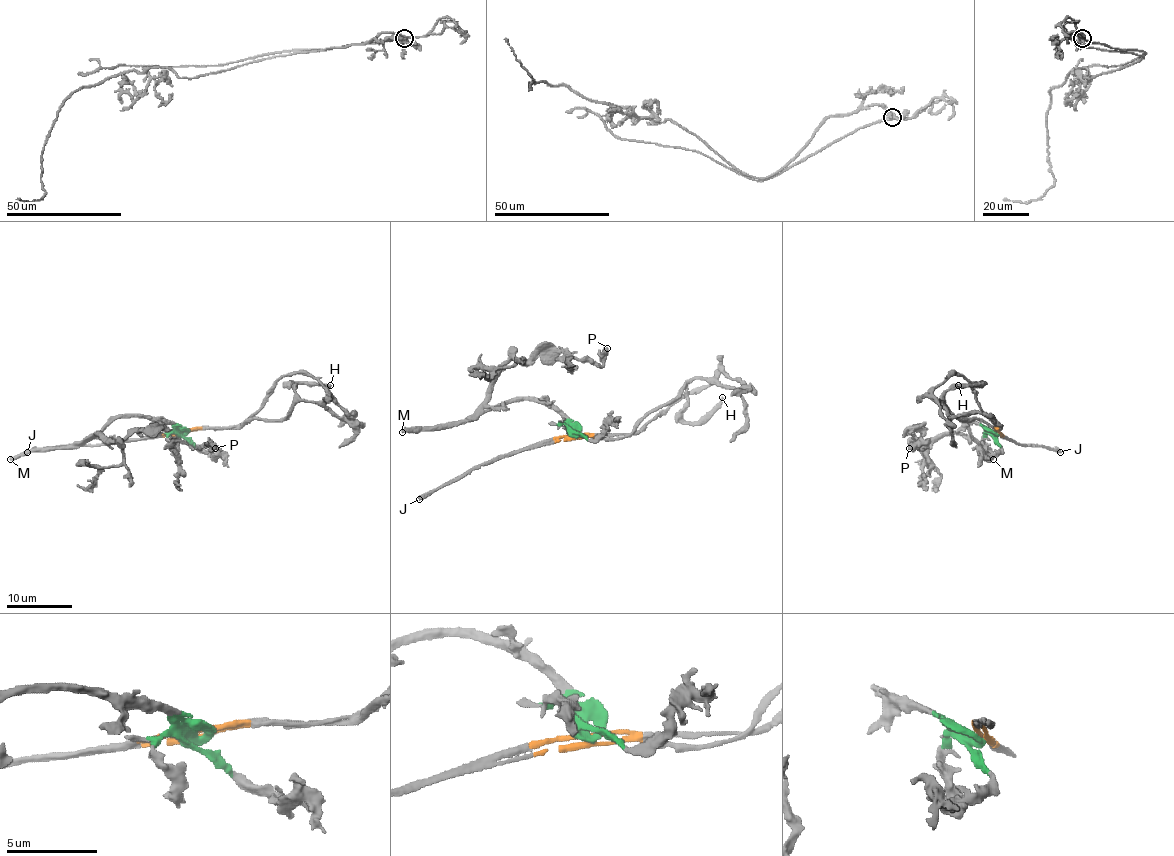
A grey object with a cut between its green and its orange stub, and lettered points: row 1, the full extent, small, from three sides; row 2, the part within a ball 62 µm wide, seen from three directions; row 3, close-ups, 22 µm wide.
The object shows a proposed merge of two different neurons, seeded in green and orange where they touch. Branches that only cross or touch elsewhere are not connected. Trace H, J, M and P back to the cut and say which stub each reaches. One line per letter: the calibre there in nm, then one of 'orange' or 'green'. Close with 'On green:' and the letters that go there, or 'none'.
H: 200 nm thick; orange
J: 360 nm thick; orange
M: 460 nm thick; green
P: 600 nm thick; green
On green: M, P

